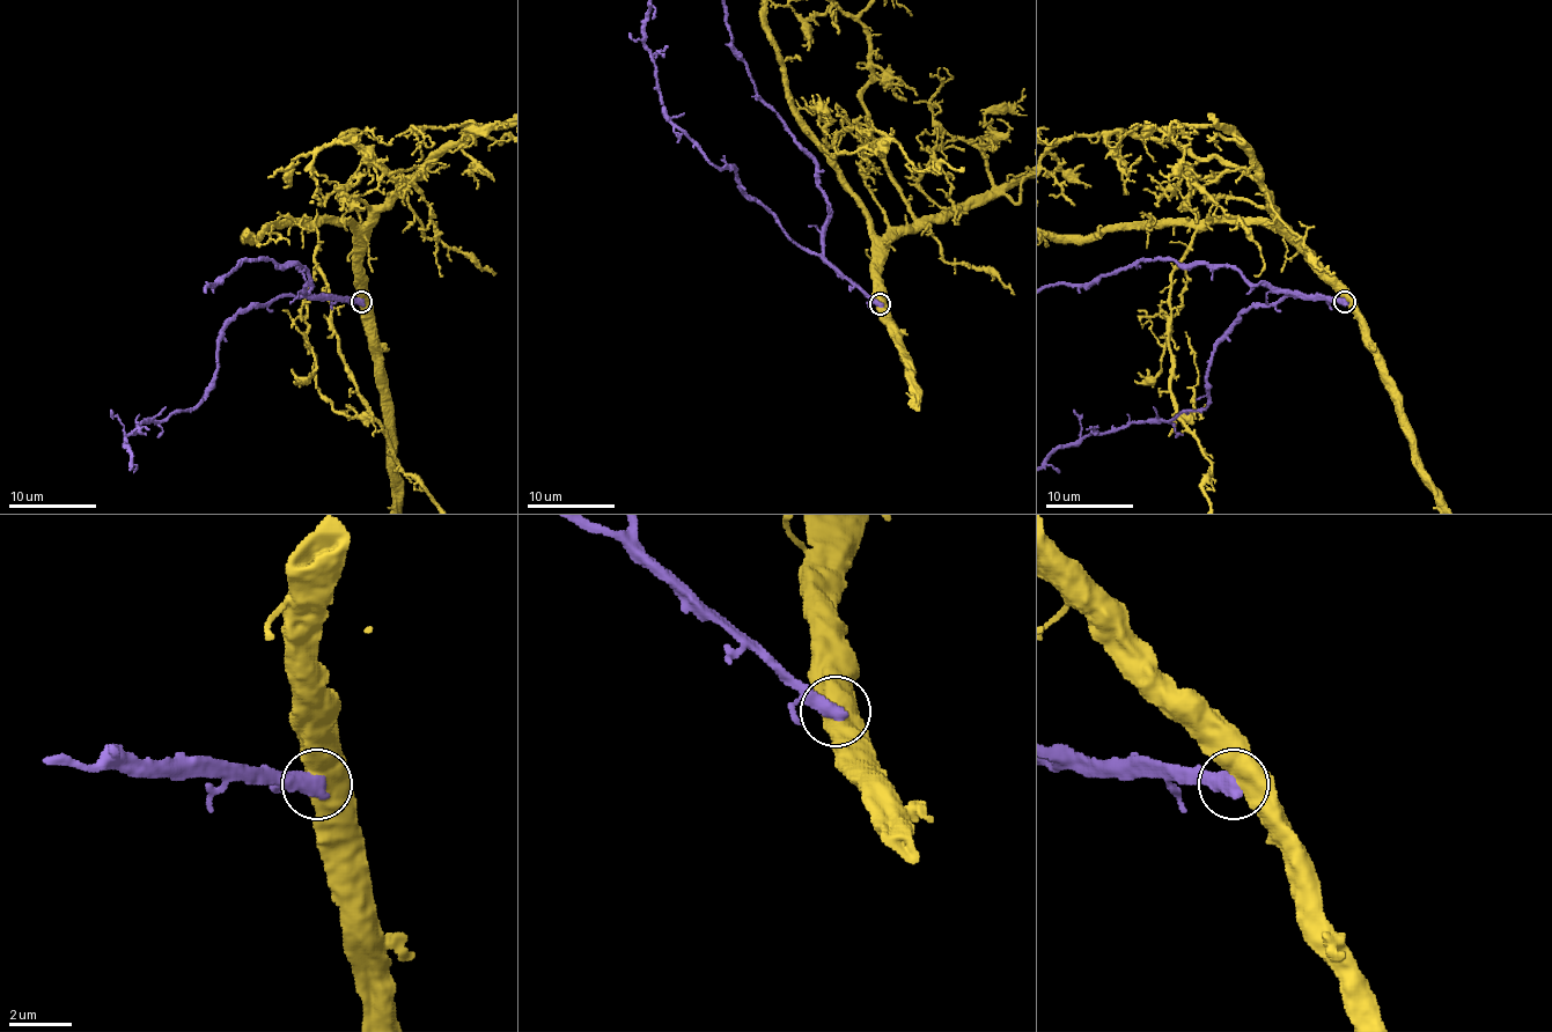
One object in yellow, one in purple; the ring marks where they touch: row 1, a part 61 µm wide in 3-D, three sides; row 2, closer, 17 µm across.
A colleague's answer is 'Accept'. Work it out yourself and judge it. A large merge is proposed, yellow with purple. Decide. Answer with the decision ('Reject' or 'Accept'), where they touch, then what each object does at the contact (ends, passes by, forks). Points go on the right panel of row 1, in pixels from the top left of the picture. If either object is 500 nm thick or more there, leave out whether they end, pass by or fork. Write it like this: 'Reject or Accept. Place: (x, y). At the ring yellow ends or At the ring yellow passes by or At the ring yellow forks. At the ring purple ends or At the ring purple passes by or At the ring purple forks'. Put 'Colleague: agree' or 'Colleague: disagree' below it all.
Reject. Place: (1345, 301)
Colleague: disagree

